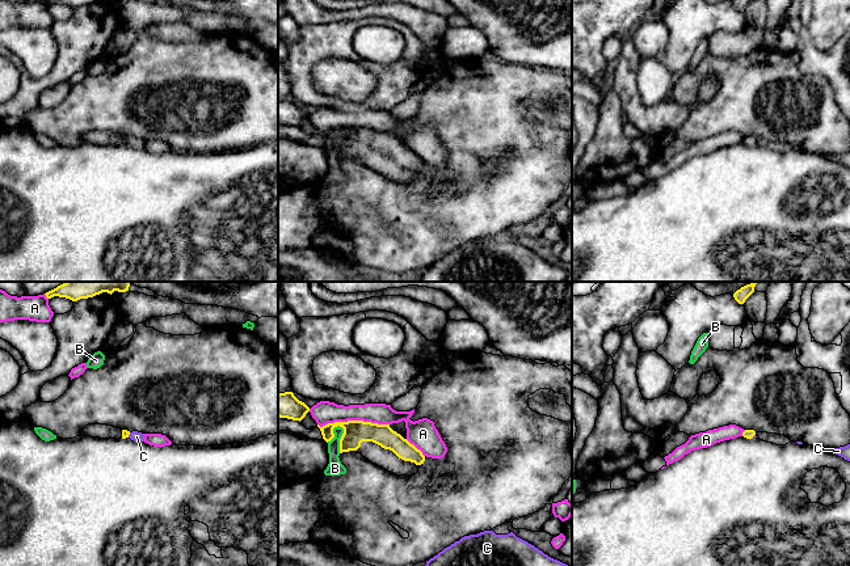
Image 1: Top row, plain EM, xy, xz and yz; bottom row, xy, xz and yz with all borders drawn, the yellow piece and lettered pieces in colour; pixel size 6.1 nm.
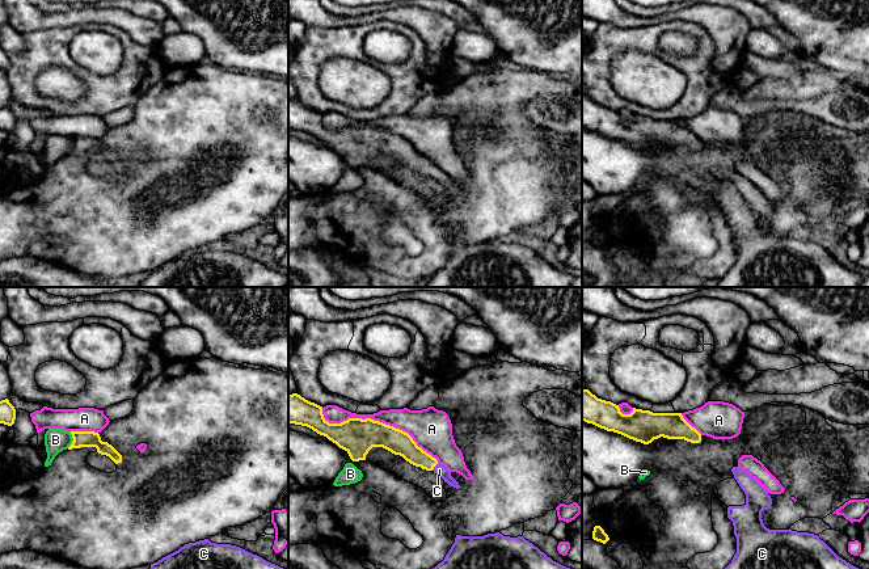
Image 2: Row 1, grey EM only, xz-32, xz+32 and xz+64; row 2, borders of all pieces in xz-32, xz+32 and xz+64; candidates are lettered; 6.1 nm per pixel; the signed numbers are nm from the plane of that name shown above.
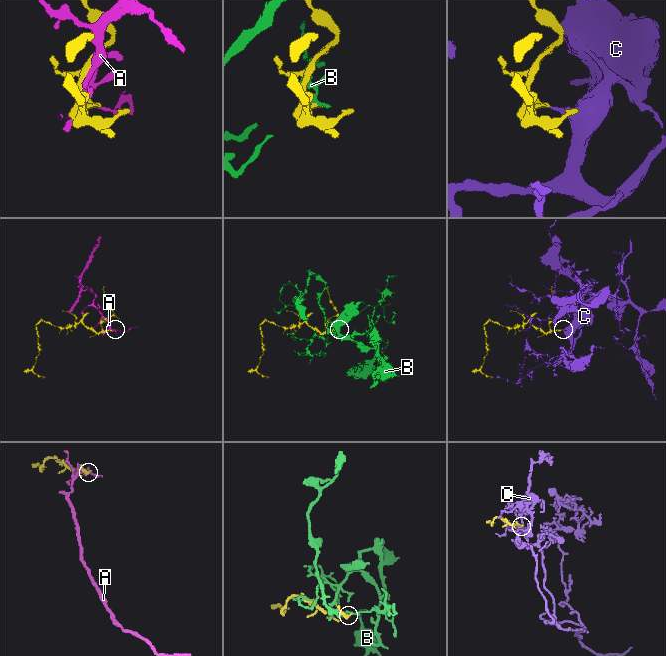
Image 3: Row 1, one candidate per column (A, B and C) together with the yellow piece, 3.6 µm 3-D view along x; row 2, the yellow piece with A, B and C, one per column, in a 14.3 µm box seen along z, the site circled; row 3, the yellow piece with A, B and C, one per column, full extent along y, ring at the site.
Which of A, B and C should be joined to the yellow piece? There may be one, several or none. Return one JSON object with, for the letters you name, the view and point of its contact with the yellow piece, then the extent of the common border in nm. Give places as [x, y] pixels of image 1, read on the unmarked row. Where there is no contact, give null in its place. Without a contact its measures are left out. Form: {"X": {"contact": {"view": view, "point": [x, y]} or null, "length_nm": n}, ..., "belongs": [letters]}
{"C": {"contact": {"view": "xy", "point": [129, 140]}, "length_nm": 40}, "belongs": ["C"]}

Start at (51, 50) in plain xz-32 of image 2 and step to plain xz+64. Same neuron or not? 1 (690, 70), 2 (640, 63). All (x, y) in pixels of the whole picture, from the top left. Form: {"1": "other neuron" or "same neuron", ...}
{"1": "same neuron", "2": "other neuron"}

